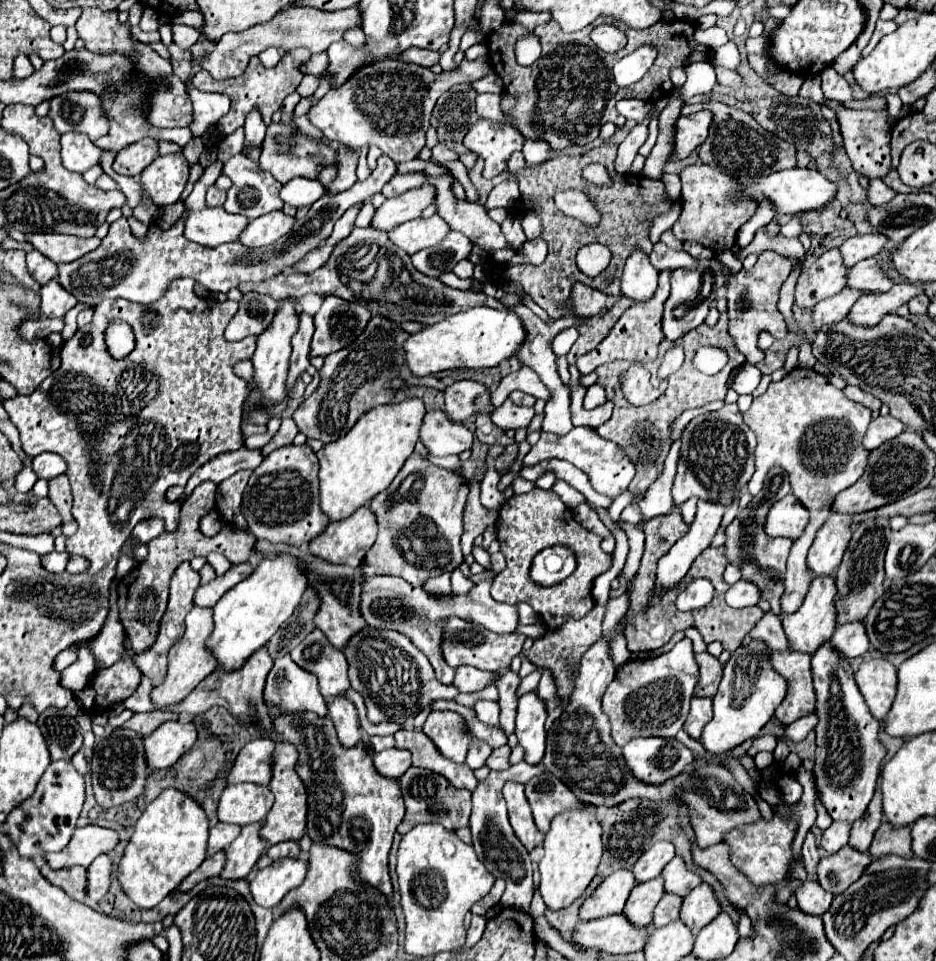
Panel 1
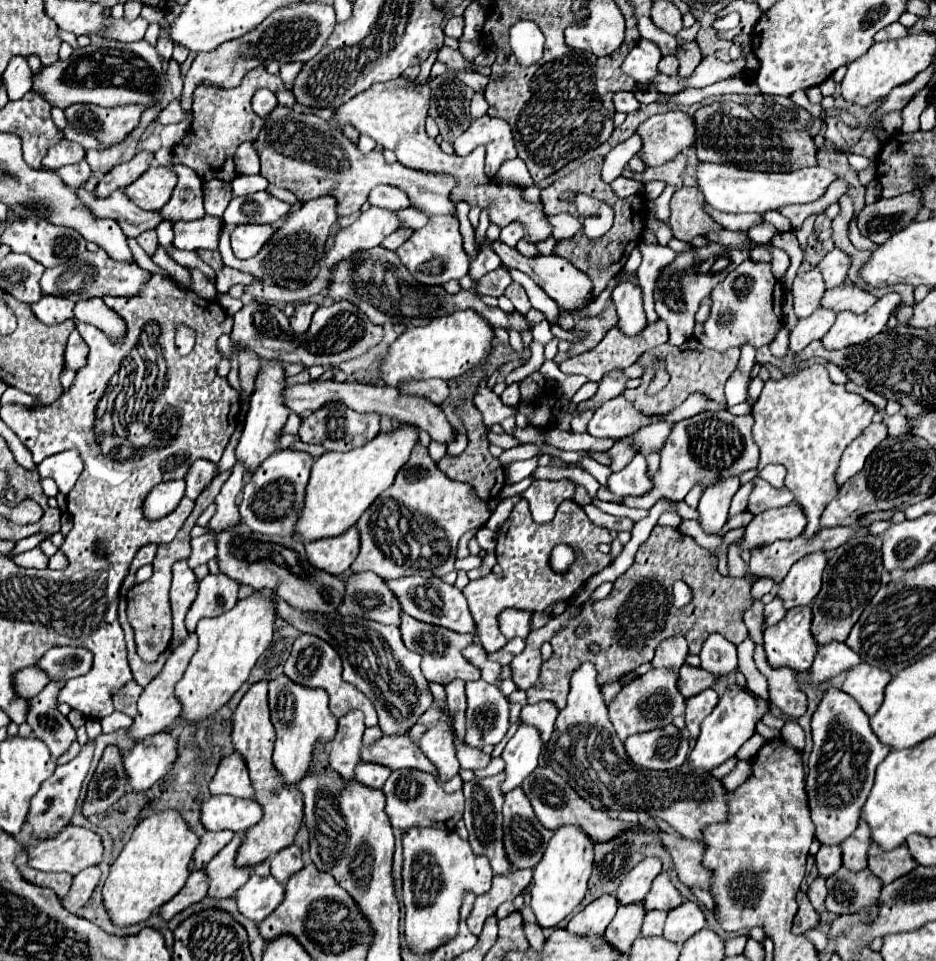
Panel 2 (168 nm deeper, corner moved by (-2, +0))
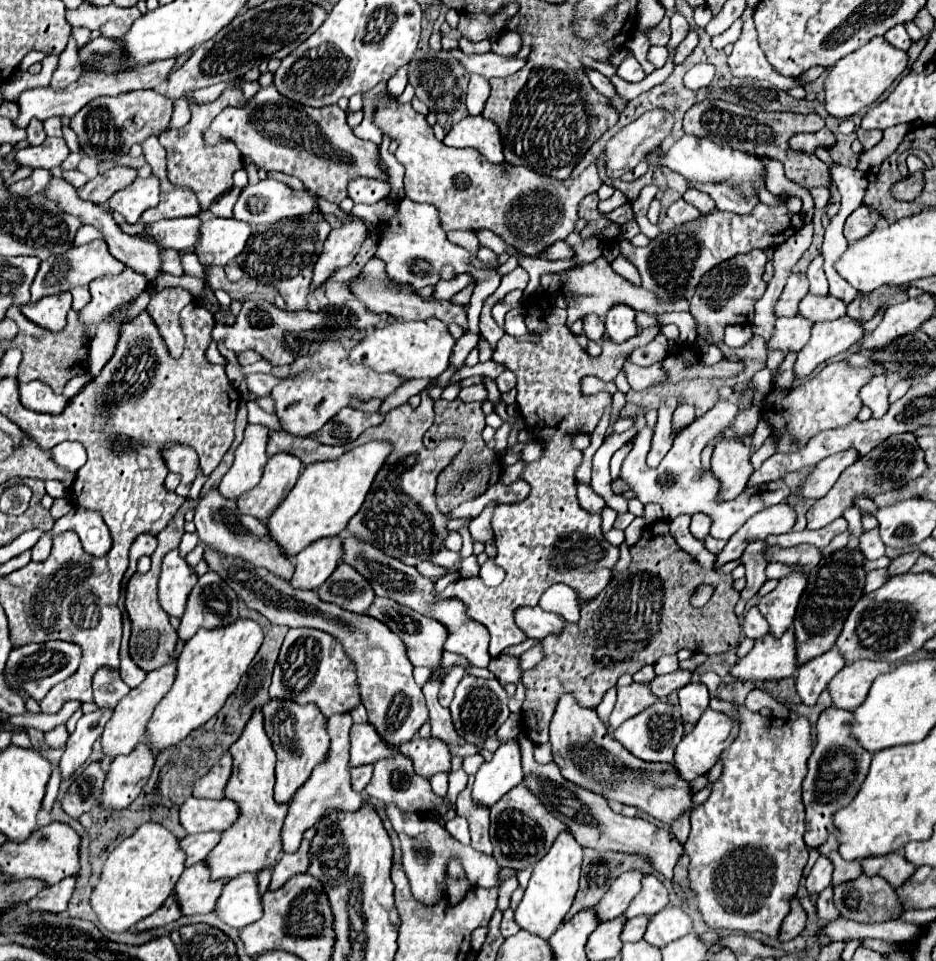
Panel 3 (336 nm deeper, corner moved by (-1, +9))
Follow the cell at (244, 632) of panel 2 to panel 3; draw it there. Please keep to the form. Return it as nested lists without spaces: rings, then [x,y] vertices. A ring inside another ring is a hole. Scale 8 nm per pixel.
[[[239,617],[227,627],[217,627],[213,631],[197,631],[179,655],[177,677],[169,693],[159,701],[155,713],[147,725],[147,739],[155,753],[179,743],[193,729],[209,721],[225,703],[225,699],[237,689],[243,673],[257,655],[263,643],[263,629],[253,619]]]

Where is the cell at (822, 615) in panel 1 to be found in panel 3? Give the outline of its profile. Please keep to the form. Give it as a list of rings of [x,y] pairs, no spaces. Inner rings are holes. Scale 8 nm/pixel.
[[[793,629],[785,631],[781,639],[773,639],[773,635],[765,635],[765,639],[757,639],[755,647],[747,657],[743,657],[737,665],[733,665],[731,675],[743,681],[773,681],[793,677],[797,673],[797,651],[793,651]]]

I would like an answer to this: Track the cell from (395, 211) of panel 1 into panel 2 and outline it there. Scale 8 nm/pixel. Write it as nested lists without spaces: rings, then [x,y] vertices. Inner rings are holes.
[[[370,208],[360,214],[360,218],[348,226],[340,228],[334,236],[334,244],[326,254],[326,268],[336,268],[344,258],[350,258],[358,250],[370,250],[380,246],[380,242],[400,228],[396,212],[386,212],[382,208]]]

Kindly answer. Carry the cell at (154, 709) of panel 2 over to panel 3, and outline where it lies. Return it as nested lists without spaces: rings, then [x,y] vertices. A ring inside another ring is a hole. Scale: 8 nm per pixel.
[[[177,659],[169,661],[169,665],[159,667],[157,671],[147,673],[145,681],[139,687],[131,689],[131,693],[119,701],[119,705],[113,711],[113,717],[105,725],[103,737],[101,737],[103,751],[105,751],[107,759],[131,753],[135,749],[135,745],[145,739],[145,723],[149,723],[149,715],[153,715],[153,707],[157,707],[157,703],[163,699],[163,695],[173,685],[173,679],[175,679],[175,673],[177,673],[175,667],[177,667]]]

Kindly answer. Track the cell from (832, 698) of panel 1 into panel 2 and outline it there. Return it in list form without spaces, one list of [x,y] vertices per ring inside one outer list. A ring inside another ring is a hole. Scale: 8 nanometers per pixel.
[[[828,690],[812,716],[814,748],[808,760],[808,806],[816,826],[816,838],[822,846],[840,844],[858,826],[862,804],[874,784],[876,766],[886,758],[890,748],[874,740],[870,718],[842,690]]]

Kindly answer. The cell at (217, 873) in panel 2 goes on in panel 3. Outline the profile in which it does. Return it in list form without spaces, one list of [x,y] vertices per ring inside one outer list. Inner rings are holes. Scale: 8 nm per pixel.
[[[205,861],[187,867],[175,885],[175,895],[183,909],[183,915],[213,911],[221,895],[221,887],[225,887],[225,883],[227,879],[209,879],[209,869],[205,867]]]

